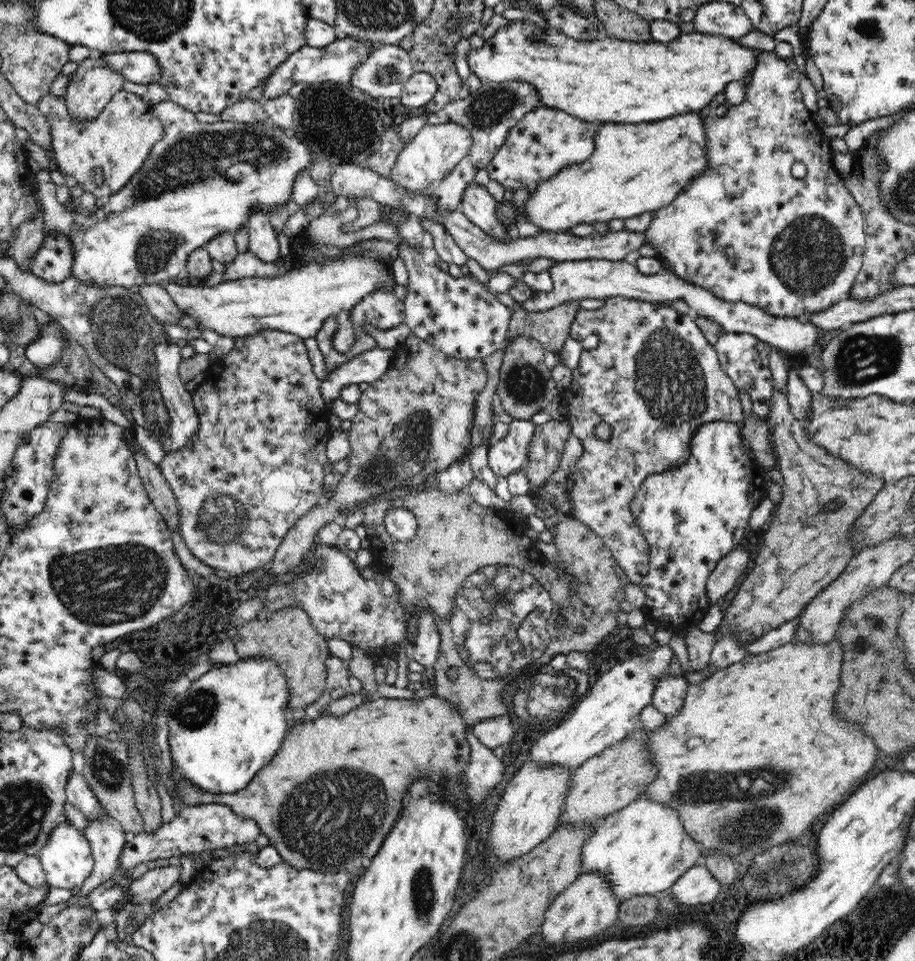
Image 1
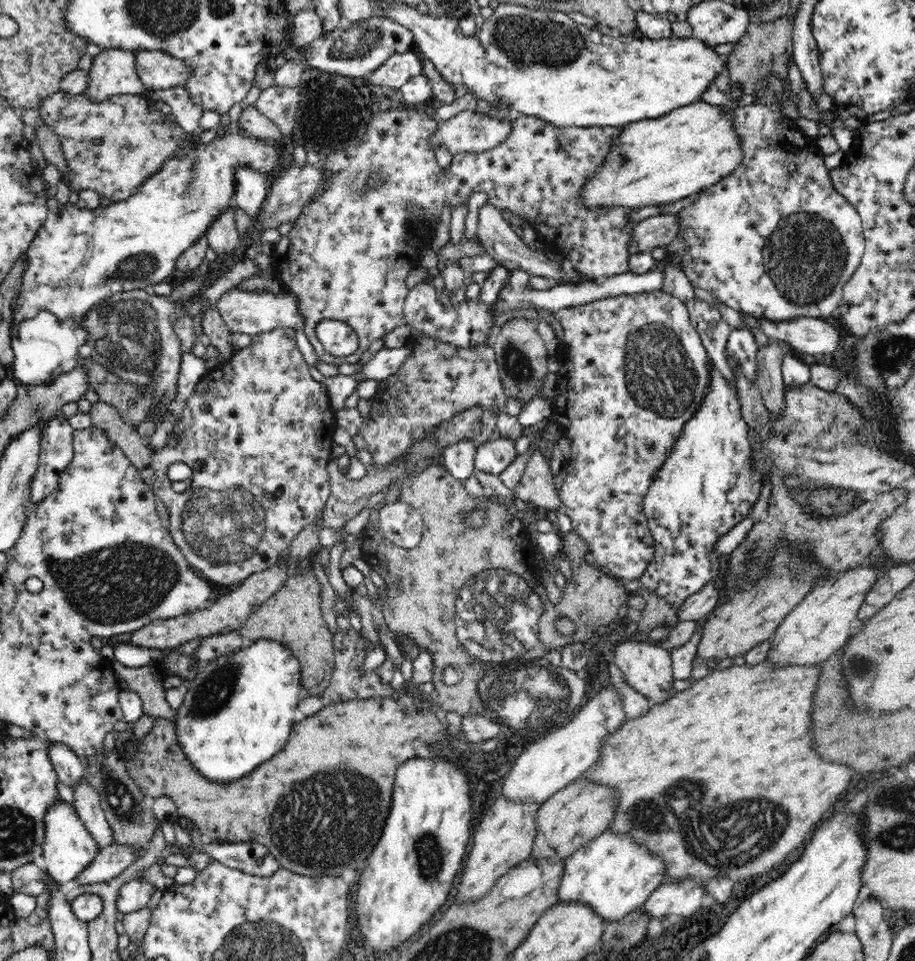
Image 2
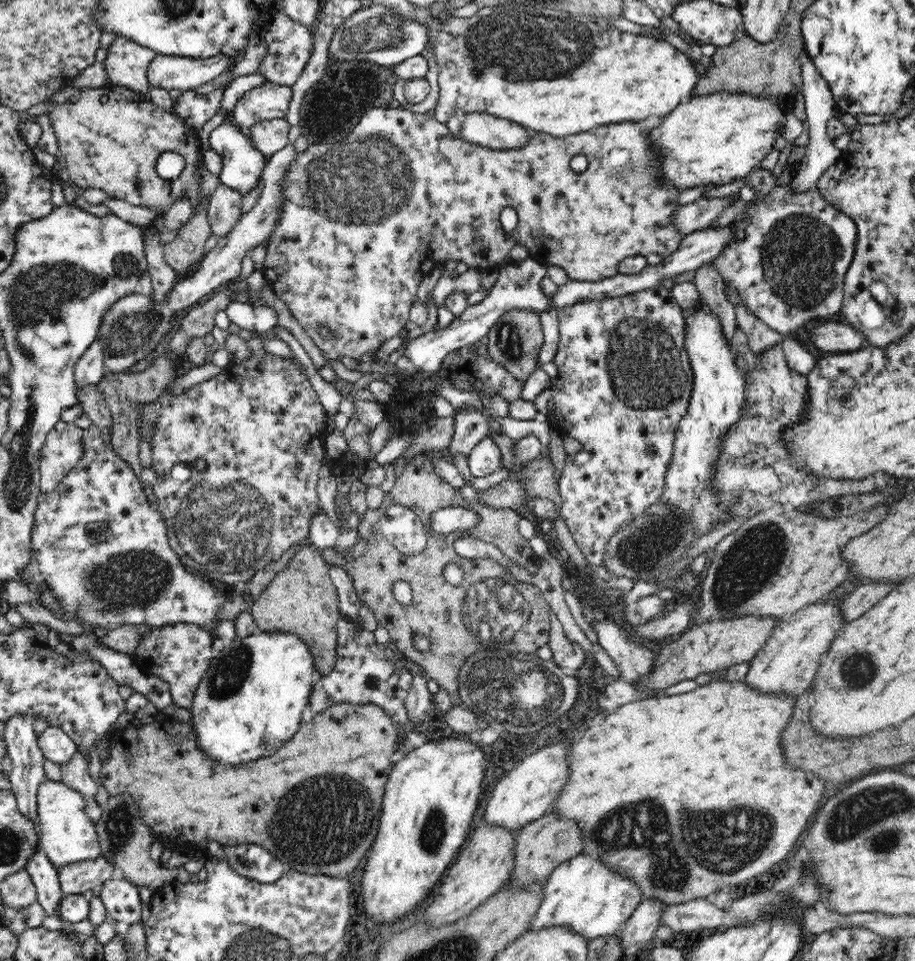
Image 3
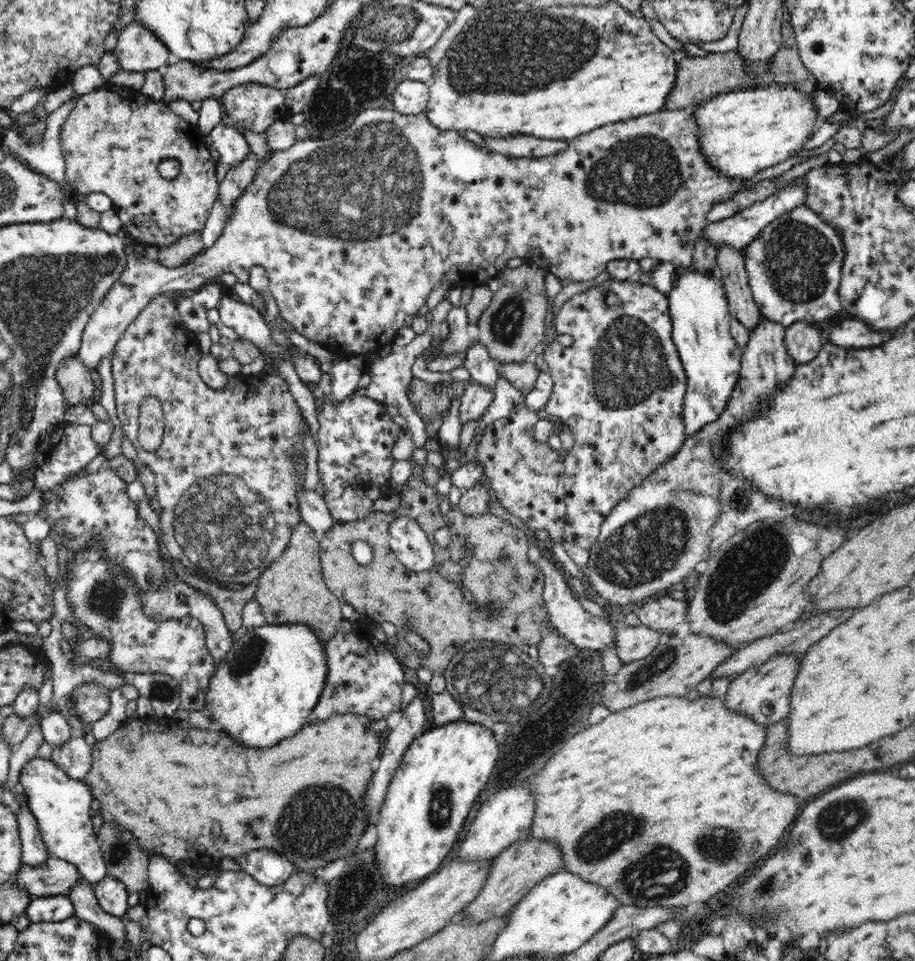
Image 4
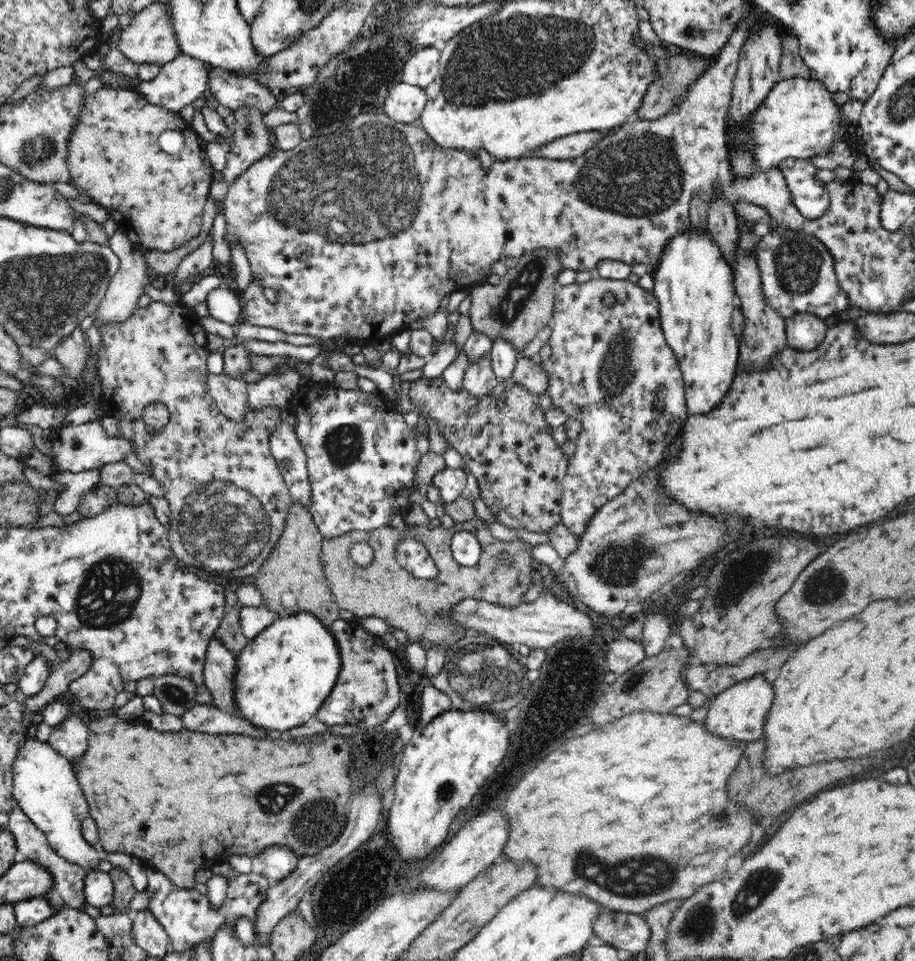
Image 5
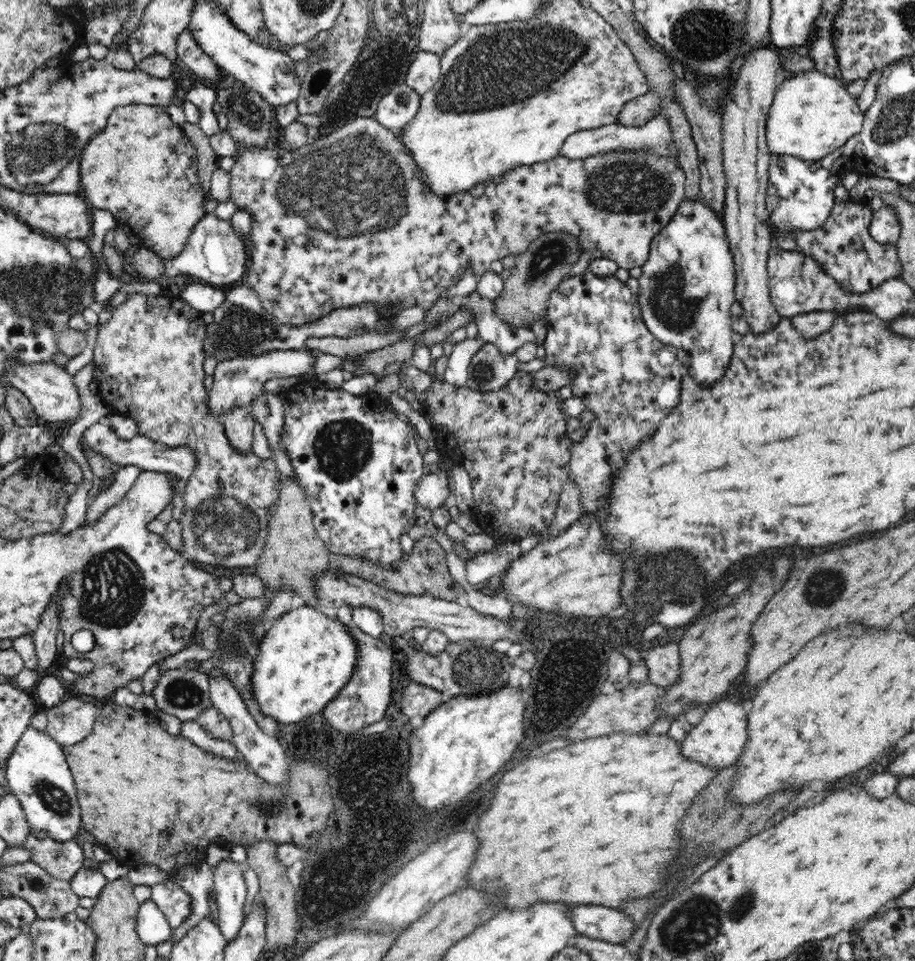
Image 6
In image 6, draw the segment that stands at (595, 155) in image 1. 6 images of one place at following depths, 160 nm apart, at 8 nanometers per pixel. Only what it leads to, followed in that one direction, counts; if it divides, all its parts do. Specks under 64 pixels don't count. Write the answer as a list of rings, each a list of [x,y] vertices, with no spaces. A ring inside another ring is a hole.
[[[802,71],[794,76],[787,76],[777,88],[773,104],[769,108],[766,125],[766,138],[773,154],[796,156],[804,160],[820,160],[837,148],[840,148],[862,128],[864,112],[860,111],[859,98],[848,90],[848,83],[843,79],[824,74],[820,71]]]

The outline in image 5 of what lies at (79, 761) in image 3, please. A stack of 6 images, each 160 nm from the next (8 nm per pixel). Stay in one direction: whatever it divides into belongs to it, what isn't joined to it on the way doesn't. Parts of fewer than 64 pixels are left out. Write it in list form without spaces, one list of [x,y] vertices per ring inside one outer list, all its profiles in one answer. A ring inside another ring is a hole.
[[[75,708],[58,726],[52,727],[47,742],[69,761],[75,761],[86,752],[89,727],[85,721],[89,715],[84,710]]]

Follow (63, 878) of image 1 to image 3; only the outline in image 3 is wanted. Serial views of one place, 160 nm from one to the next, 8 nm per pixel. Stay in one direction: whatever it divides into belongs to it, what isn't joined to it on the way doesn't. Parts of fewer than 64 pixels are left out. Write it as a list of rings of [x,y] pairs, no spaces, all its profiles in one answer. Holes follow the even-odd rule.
[[[47,778],[37,792],[39,848],[42,848],[56,867],[74,862],[94,860],[101,856],[95,823],[87,815],[87,800],[81,792],[74,791],[62,781]]]

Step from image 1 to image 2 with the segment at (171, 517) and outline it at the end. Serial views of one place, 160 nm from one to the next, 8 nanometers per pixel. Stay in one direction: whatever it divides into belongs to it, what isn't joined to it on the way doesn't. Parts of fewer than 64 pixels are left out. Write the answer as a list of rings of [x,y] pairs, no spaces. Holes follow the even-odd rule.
[[[97,400],[92,404],[89,414],[94,426],[104,429],[106,436],[125,452],[139,471],[151,466],[151,449],[146,441],[138,435],[136,428],[122,420],[112,405]]]

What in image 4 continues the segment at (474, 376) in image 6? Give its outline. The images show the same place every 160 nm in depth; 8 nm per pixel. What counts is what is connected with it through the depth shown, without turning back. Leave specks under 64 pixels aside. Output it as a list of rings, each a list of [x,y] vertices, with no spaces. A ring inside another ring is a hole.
[[[475,380],[462,381],[463,394],[460,397],[461,405],[459,417],[461,422],[478,420],[487,412],[490,403],[493,401],[494,393],[489,388],[482,386]]]

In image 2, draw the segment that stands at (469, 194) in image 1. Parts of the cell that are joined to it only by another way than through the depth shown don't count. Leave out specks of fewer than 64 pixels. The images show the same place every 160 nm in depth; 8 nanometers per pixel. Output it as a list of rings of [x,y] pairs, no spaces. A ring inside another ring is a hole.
[[[486,203],[480,208],[476,234],[476,239],[482,244],[485,252],[488,252],[494,258],[498,266],[504,266],[508,271],[520,269],[524,270],[524,272],[529,272],[531,276],[546,276],[546,278],[556,280],[558,283],[583,281],[582,277],[578,277],[578,273],[574,269],[566,272],[558,262],[546,259],[543,251],[529,247],[514,233],[514,226],[510,226],[502,216],[502,213],[490,203]]]

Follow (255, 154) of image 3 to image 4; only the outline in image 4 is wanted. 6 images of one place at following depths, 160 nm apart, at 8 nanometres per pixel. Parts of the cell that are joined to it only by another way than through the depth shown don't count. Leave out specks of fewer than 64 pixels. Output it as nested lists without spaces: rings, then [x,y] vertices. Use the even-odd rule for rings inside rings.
[[[221,122],[212,128],[208,135],[210,135],[214,148],[220,153],[222,157],[220,163],[223,165],[235,166],[246,159],[246,154],[251,151],[246,137],[236,130],[232,124],[226,125]]]

